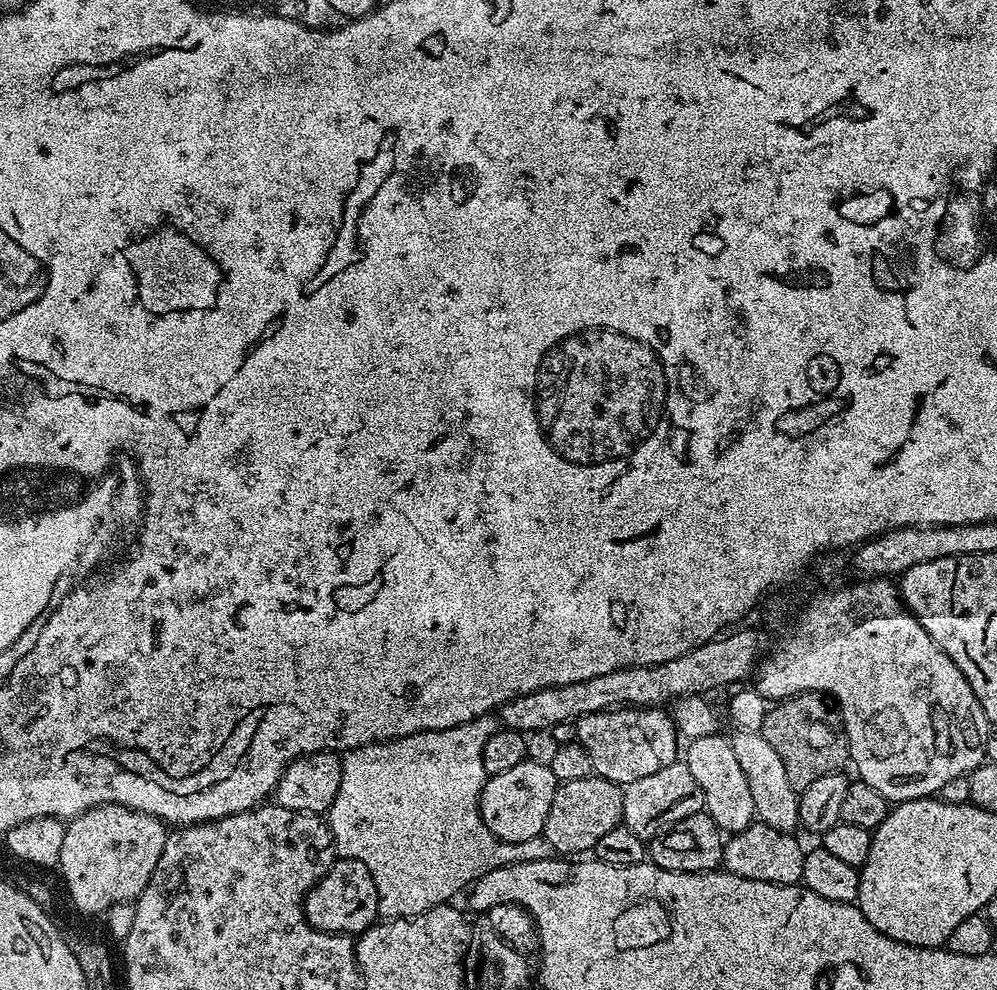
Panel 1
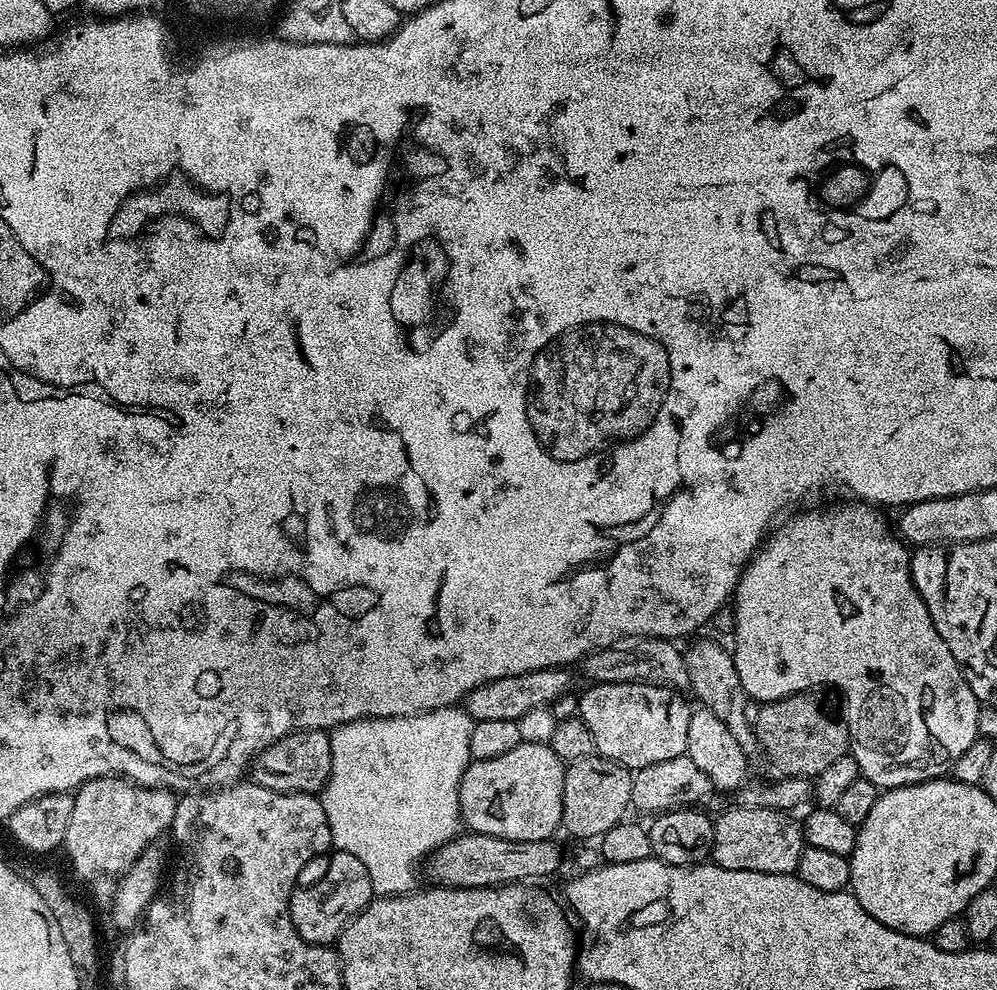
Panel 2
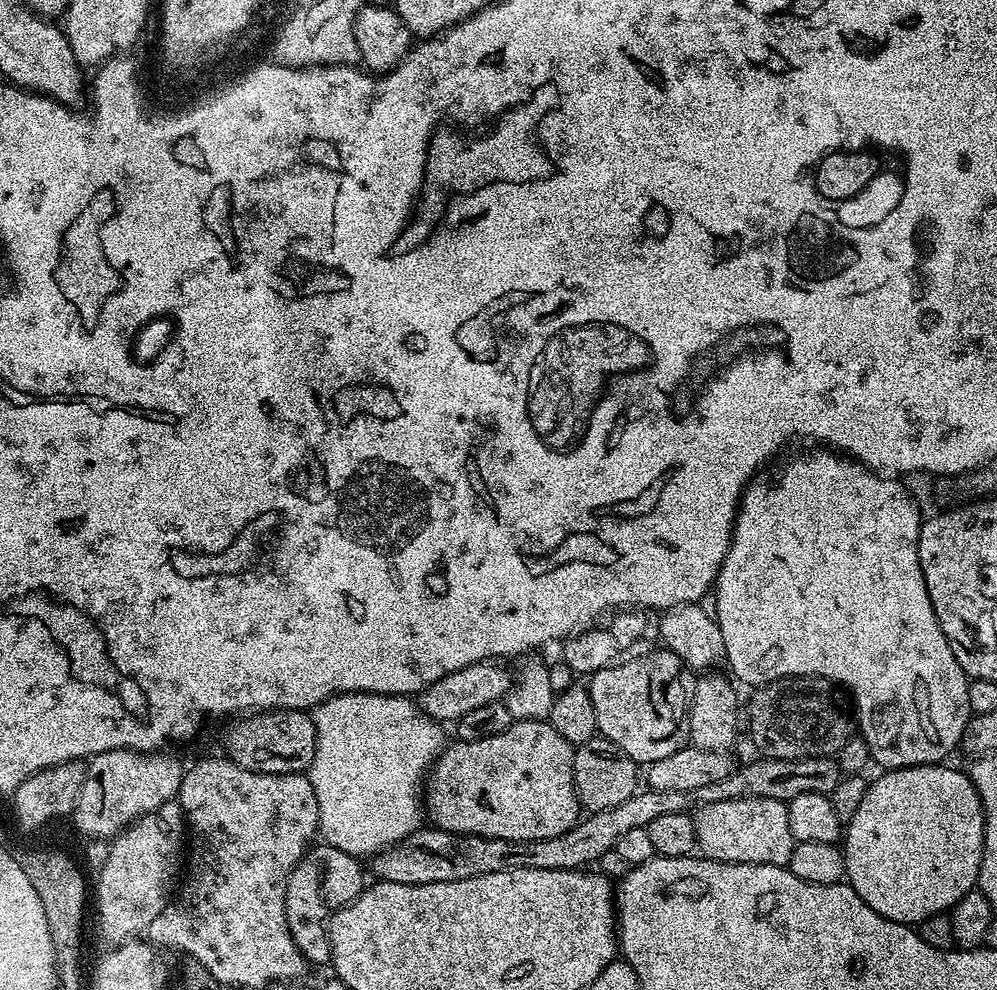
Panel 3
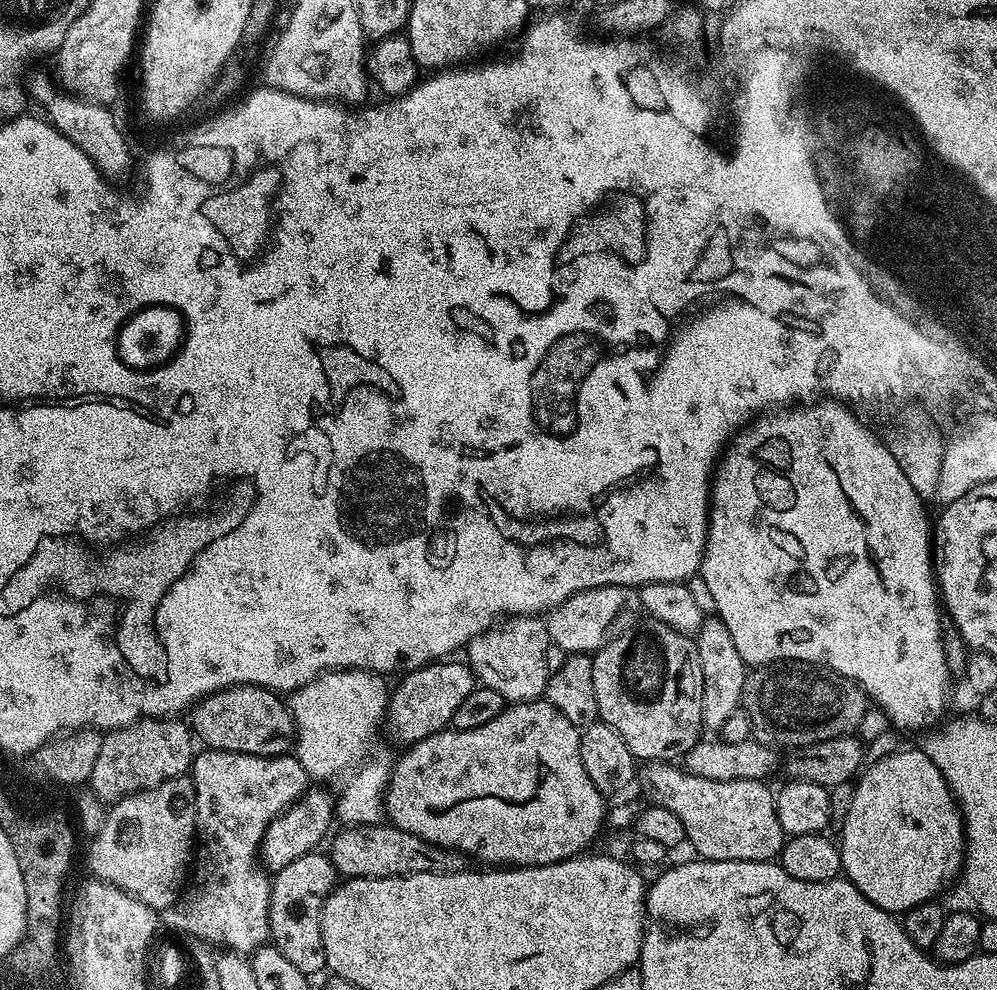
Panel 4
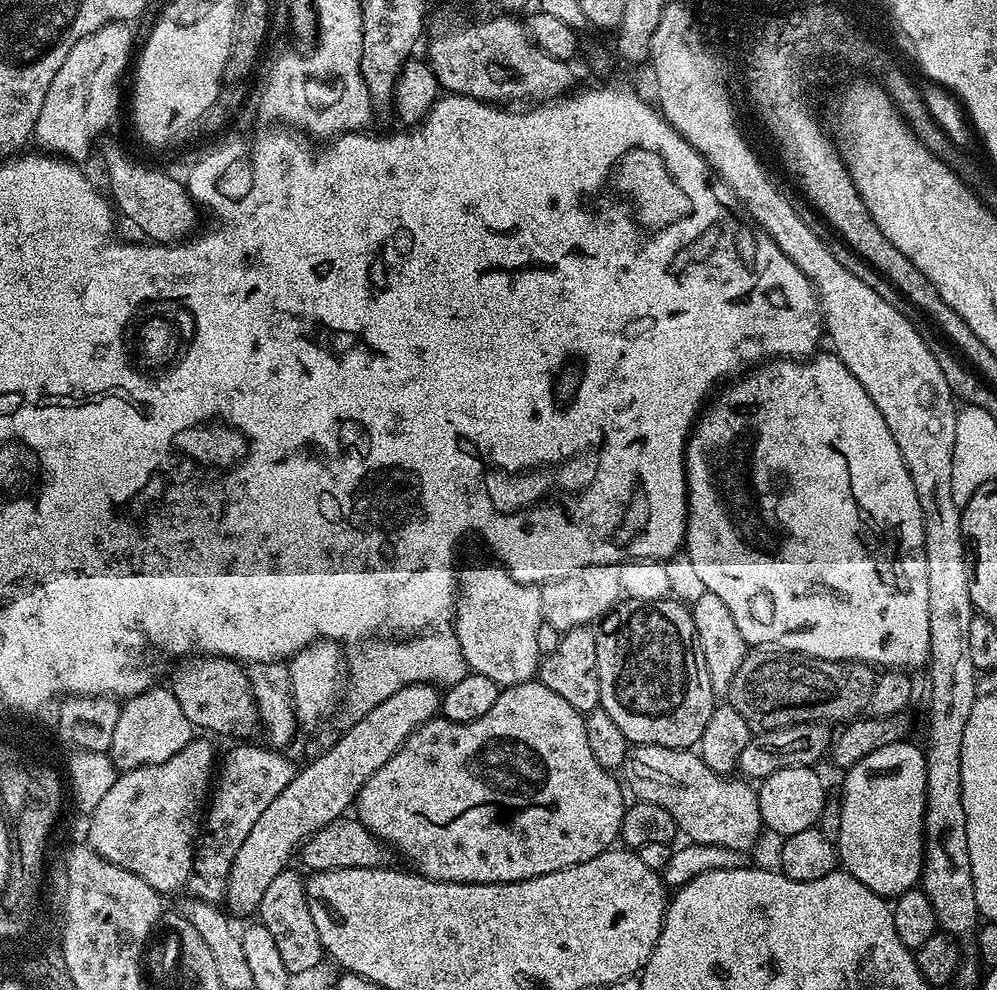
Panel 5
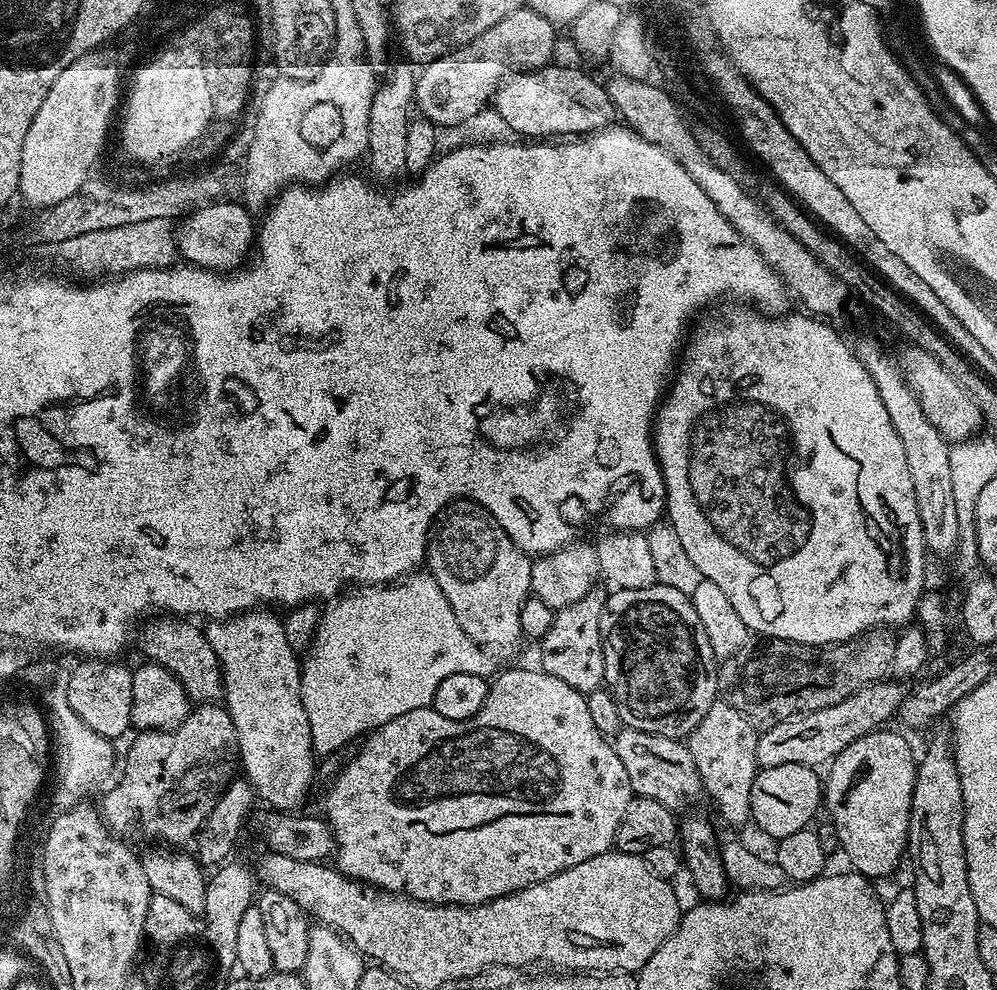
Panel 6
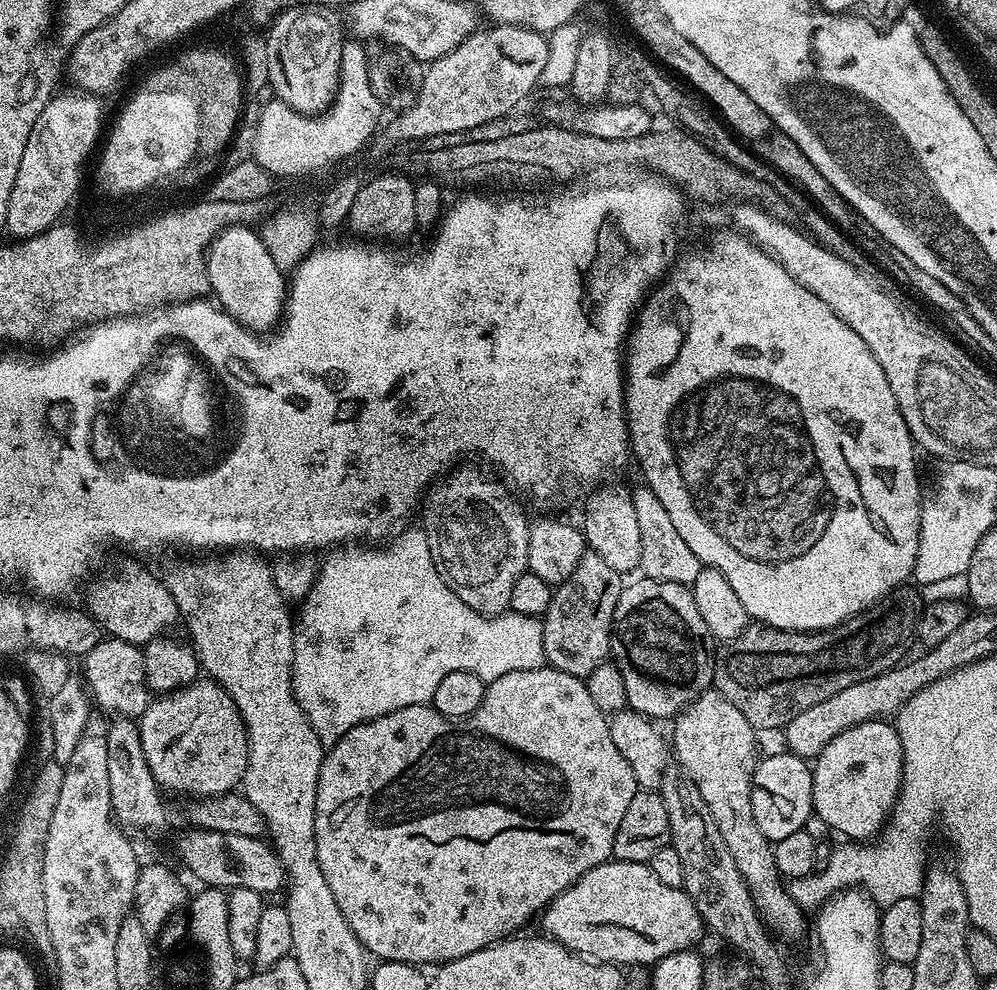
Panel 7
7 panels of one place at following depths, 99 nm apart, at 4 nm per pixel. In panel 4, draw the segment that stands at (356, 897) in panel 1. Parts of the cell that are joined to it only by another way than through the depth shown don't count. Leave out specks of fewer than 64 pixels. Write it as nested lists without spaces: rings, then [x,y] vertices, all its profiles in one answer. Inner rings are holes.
[[[323,851],[307,852],[290,866],[271,877],[270,926],[268,932],[271,943],[286,957],[286,962],[299,972],[313,974],[324,972],[326,968],[326,950],[322,942],[320,916],[324,913],[324,900],[338,883],[338,873],[331,859],[323,856]]]

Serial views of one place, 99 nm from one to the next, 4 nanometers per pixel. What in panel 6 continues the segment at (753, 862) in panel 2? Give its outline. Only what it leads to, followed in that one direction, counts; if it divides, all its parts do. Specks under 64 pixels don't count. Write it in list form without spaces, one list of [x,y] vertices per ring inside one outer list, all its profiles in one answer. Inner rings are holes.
[[[623,727],[614,737],[614,747],[618,758],[622,758],[622,766],[626,766],[626,774],[630,774],[630,786],[635,795],[654,798],[654,802],[662,802],[662,806],[673,810],[681,810],[688,800],[701,795],[700,775],[687,743]]]

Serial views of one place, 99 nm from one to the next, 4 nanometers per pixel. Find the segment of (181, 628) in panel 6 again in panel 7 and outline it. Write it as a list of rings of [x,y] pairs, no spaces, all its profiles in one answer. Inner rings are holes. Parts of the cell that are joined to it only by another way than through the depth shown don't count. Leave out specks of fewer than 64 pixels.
[[[128,560],[120,568],[120,576],[104,576],[92,584],[88,592],[87,611],[111,639],[125,640],[141,646],[163,636],[181,619],[178,606],[167,583],[140,564]]]

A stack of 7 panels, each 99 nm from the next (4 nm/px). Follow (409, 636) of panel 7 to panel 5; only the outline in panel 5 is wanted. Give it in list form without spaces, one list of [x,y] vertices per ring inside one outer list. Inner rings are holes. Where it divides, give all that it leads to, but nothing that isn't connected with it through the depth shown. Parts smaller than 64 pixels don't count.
[[[429,630],[411,638],[361,640],[346,656],[346,687],[342,693],[349,721],[361,720],[386,698],[398,694],[407,684],[447,686],[467,676],[470,669],[452,630]],[[448,631],[448,632],[444,632]]]

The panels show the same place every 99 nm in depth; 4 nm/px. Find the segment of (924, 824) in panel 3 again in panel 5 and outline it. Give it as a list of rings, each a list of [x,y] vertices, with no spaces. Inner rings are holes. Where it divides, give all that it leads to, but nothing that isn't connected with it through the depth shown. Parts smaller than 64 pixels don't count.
[[[912,742],[882,746],[878,750],[874,750],[874,754],[866,754],[866,758],[862,758],[862,762],[858,762],[843,773],[844,793],[840,792],[838,796],[841,802],[841,834],[838,843],[839,863],[842,865],[843,871],[849,872],[854,878],[858,878],[858,882],[862,882],[862,886],[874,890],[874,894],[885,898],[901,896],[902,893],[917,887],[922,880],[924,866],[924,811],[926,810],[926,758],[924,753],[925,749],[923,747],[915,748]]]

